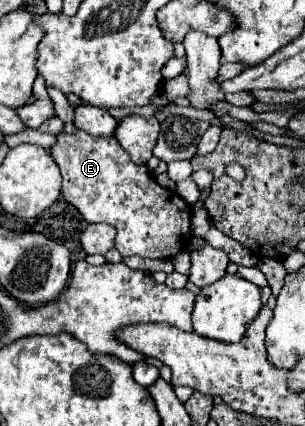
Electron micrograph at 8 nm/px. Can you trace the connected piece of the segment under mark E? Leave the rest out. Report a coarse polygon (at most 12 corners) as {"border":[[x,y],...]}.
{"border":[[60,133],[62,197],[118,229],[122,257],[172,259],[190,205],[114,137]]}

